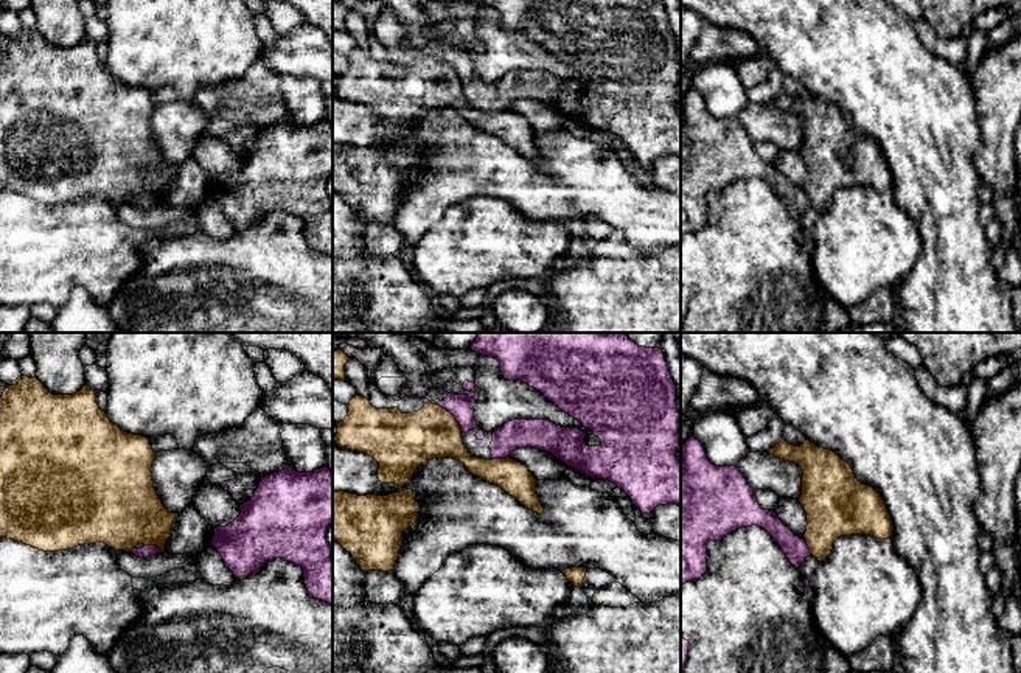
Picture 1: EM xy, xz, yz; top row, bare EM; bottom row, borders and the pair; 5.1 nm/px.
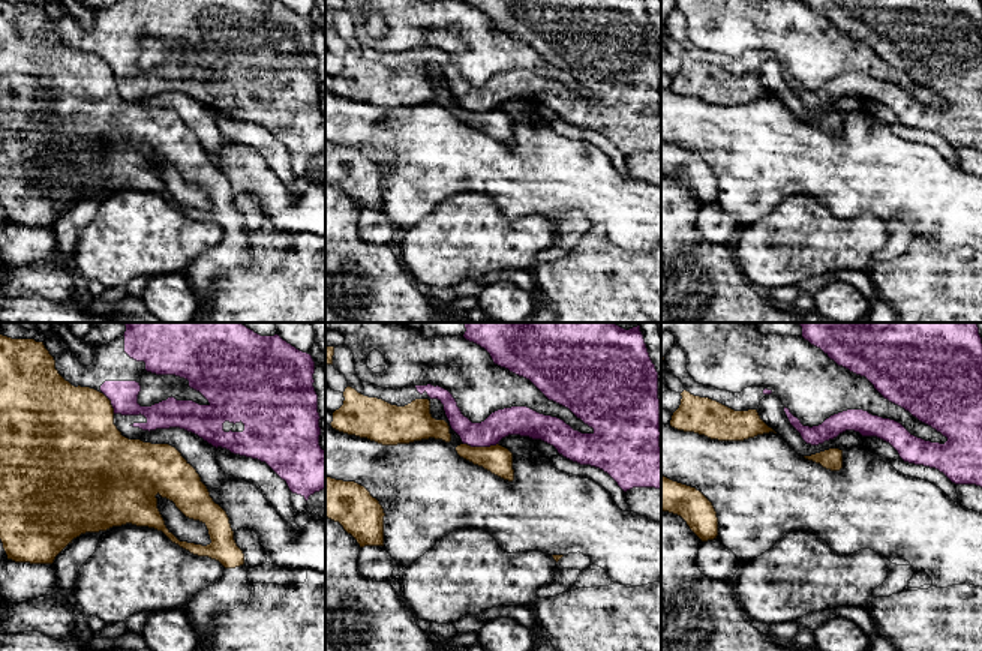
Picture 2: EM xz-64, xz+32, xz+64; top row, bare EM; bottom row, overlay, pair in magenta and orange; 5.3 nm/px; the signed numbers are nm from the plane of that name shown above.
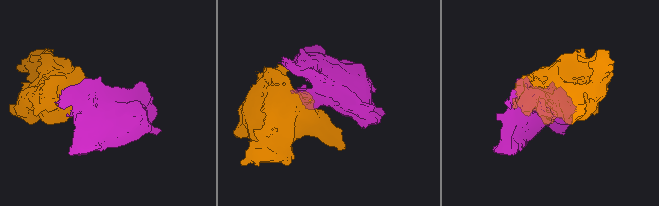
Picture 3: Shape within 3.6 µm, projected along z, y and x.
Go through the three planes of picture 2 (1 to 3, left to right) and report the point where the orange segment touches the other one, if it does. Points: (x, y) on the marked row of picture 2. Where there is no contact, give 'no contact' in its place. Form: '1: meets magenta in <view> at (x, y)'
1: meets magenta in xz-64 at (111, 402)
2: meets magenta in xz+32 at (482, 446)
3: no contact

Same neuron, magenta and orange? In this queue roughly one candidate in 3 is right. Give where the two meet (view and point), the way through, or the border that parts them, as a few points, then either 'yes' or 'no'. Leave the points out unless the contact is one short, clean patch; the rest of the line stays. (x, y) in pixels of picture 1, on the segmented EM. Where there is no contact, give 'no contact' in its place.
contact xz (456, 418); no

